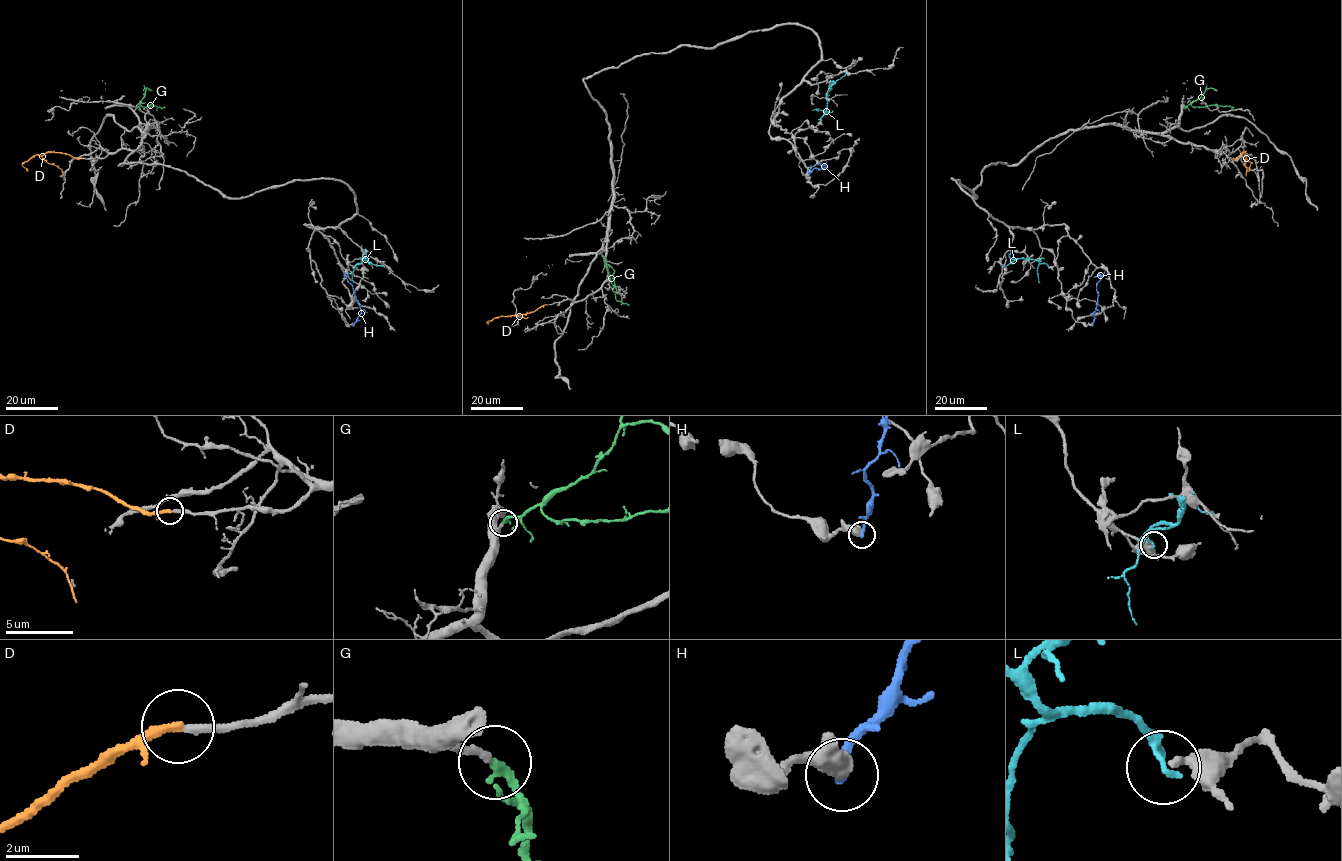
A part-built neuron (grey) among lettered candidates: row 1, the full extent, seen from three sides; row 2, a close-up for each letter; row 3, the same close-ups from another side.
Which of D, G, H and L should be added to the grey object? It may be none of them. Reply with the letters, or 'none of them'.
D, G

